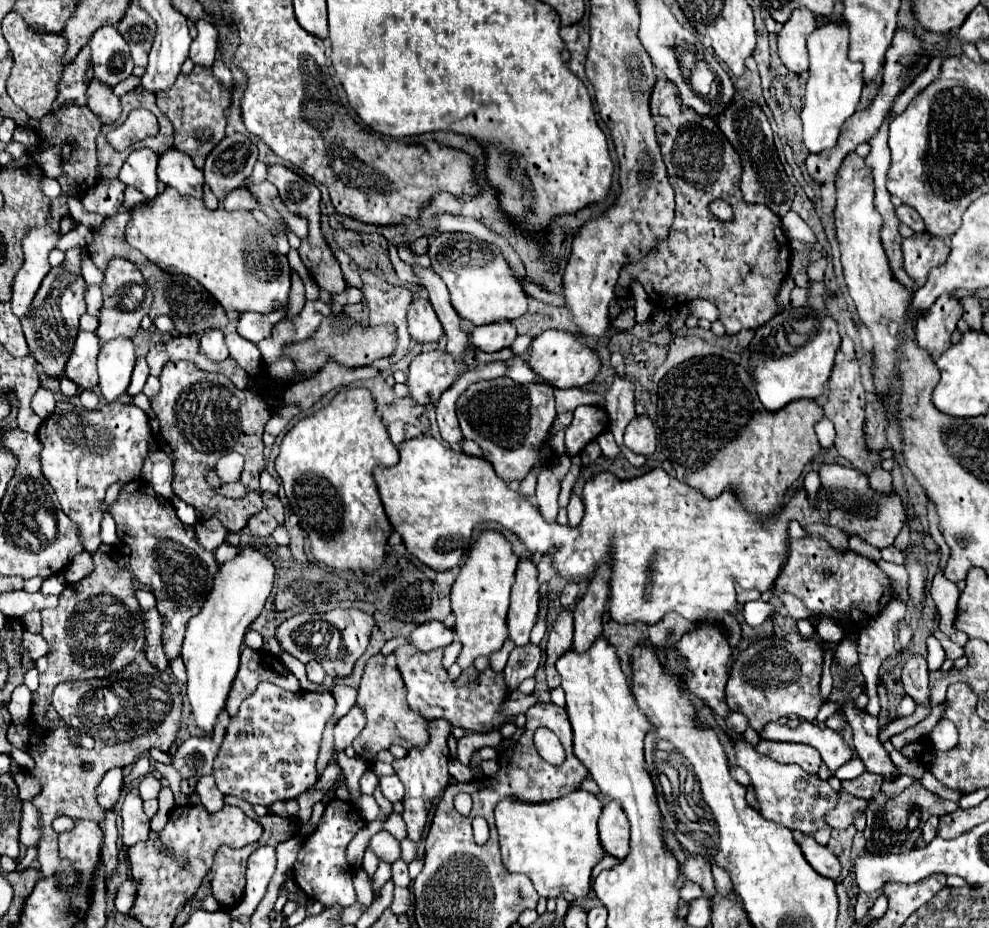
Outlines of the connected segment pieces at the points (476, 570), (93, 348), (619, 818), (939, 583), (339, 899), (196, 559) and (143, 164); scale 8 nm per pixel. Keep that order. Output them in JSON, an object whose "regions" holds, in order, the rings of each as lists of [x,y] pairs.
{"regions":[[[[486,530],[470,548],[468,560],[460,568],[460,574],[452,586],[452,612],[456,616],[454,634],[462,642],[462,652],[456,664],[462,670],[474,666],[478,656],[490,656],[498,652],[508,638],[506,612],[510,602],[510,588],[514,584],[518,556],[512,552],[510,542],[496,530]]],[[[80,332],[78,334],[72,354],[66,362],[64,374],[72,382],[76,382],[82,390],[94,388],[98,384],[98,374],[96,374],[98,350],[100,350],[100,344],[98,344],[98,336],[94,332]]],[[[610,802],[604,806],[602,816],[598,820],[598,832],[600,832],[600,844],[604,846],[604,850],[618,858],[624,860],[630,846],[630,832],[628,832],[628,820],[626,814],[620,810],[620,806],[616,806],[616,802]]],[[[938,570],[934,580],[932,580],[932,588],[930,588],[932,600],[936,602],[936,608],[940,612],[940,630],[956,644],[964,646],[968,636],[960,630],[954,630],[954,622],[956,622],[956,608],[958,608],[958,598],[960,598],[960,590],[954,582],[950,582],[948,578],[944,578],[944,572]]],[[[334,798],[322,816],[322,824],[304,840],[304,844],[298,850],[296,864],[292,868],[294,882],[300,886],[306,896],[318,900],[326,908],[330,906],[352,906],[356,902],[356,890],[354,890],[354,870],[346,860],[346,848],[356,836],[356,832],[364,826],[364,818],[360,816],[360,810],[352,802],[344,802]]],[[[144,480],[124,484],[118,500],[110,506],[110,514],[116,520],[118,538],[130,546],[130,570],[134,578],[148,586],[158,600],[158,610],[164,616],[162,642],[166,658],[178,658],[184,628],[188,620],[202,610],[206,596],[214,586],[214,576],[220,570],[214,552],[198,542],[194,526],[178,520],[172,502],[156,496]]],[[[148,148],[132,150],[120,170],[118,180],[124,182],[126,186],[134,186],[148,200],[154,200],[158,194],[156,166],[158,166],[158,156],[152,150],[148,150]]]]}

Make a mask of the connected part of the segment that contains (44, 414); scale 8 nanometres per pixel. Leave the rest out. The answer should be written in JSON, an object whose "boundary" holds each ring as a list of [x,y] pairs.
{"boundary":[[[40,388],[36,394],[34,394],[34,398],[32,398],[32,410],[44,420],[44,418],[48,418],[48,414],[52,414],[52,410],[54,410],[54,394],[48,390],[48,388]]]}

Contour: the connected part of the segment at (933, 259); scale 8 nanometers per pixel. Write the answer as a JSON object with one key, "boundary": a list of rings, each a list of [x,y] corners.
{"boundary":[[[920,232],[902,240],[902,254],[906,274],[916,282],[916,288],[920,288],[924,286],[928,272],[948,260],[950,248],[942,238]]]}

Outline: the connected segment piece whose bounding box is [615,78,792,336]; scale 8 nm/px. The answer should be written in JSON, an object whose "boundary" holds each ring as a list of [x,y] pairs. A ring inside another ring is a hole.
{"boundary":[[[658,78],[652,94],[650,94],[650,112],[652,120],[656,122],[656,140],[662,148],[662,158],[668,168],[670,184],[676,192],[676,218],[670,228],[670,234],[664,240],[658,240],[656,250],[652,248],[642,260],[636,264],[626,264],[620,270],[615,288],[618,298],[626,298],[630,292],[630,282],[638,278],[648,292],[650,300],[656,304],[656,308],[672,308],[674,304],[686,302],[690,298],[706,298],[718,308],[718,320],[724,324],[726,334],[734,336],[740,330],[754,330],[768,320],[772,320],[776,314],[784,310],[784,306],[778,304],[776,296],[780,292],[780,284],[786,278],[786,264],[790,268],[790,242],[782,230],[780,218],[764,204],[746,204],[740,194],[740,160],[736,150],[730,146],[730,142],[724,138],[718,124],[698,114],[696,110],[688,108],[680,100],[680,92],[674,86],[674,82],[666,78]],[[714,198],[724,198],[734,208],[734,220],[720,222],[712,216],[708,204]]]}

